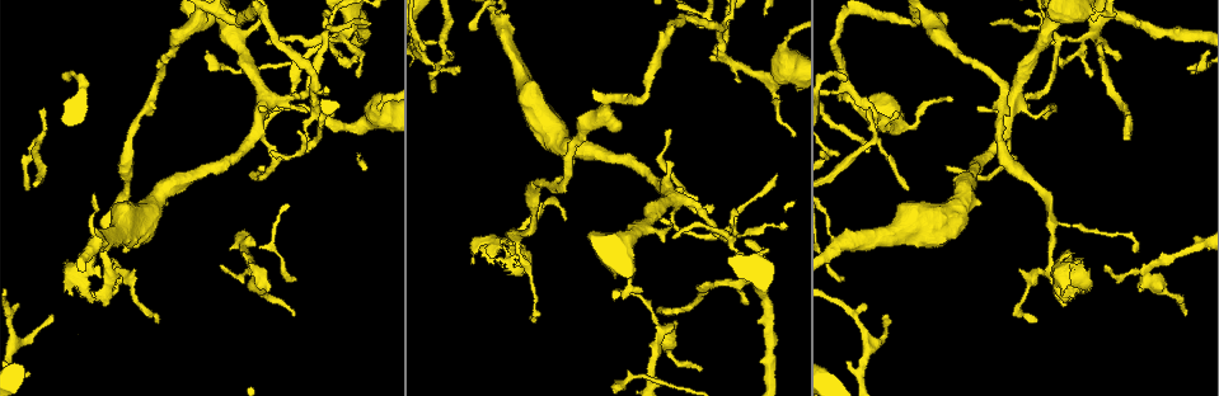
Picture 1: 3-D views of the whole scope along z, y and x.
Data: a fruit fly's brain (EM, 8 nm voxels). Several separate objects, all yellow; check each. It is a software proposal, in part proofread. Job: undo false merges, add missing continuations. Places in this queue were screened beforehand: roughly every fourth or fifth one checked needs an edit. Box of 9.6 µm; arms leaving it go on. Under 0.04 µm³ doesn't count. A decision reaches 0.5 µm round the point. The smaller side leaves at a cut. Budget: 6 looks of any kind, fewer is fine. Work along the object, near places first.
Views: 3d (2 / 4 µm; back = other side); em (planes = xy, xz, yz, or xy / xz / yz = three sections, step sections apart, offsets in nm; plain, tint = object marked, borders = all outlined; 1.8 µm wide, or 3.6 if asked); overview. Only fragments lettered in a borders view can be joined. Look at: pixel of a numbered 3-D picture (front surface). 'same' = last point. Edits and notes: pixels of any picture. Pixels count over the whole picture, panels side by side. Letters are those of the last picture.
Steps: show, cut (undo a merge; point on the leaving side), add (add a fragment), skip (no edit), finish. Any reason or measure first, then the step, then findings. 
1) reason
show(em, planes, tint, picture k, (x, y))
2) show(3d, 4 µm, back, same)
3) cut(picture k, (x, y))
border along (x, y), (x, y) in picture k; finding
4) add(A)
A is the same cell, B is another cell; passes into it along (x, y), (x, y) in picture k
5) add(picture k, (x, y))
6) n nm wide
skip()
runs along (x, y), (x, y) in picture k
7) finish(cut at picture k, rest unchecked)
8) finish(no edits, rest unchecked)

abrupt turn
show(em, xz, step 16, tint, picture 1, (1057, 40))

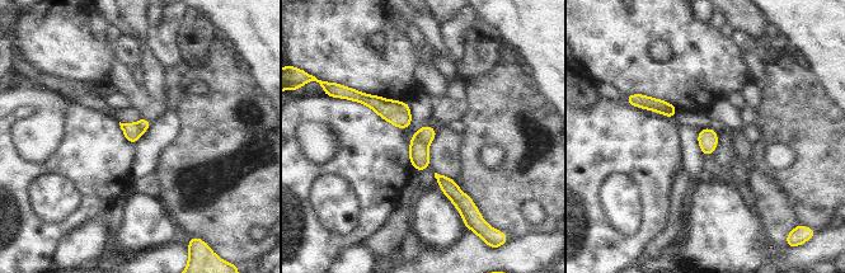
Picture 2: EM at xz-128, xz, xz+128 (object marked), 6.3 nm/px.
another direction
show(em, xy, step 4, tint, same)

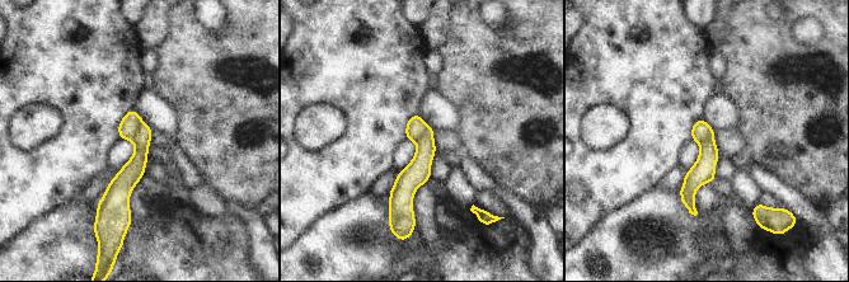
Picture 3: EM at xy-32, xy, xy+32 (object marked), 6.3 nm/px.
see the neighbours
show(em, xy, step 4, borders, same)

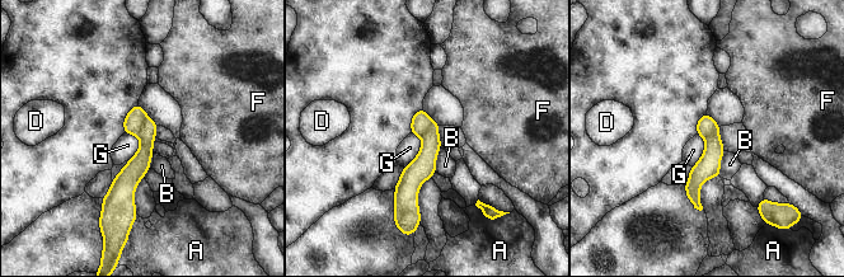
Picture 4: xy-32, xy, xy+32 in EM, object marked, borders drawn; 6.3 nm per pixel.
cut(picture 4, (136, 116))
A, B, D, F and G are other cells; a second cell is stuck on

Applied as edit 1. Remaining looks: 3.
show(overview)

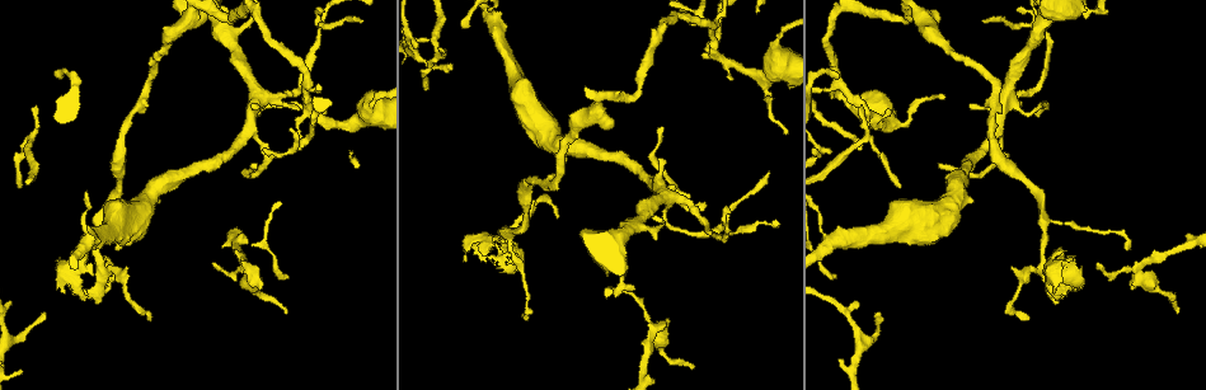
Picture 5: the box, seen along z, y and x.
arms part here
show(em, planes, tint, picture 5, (303, 87))

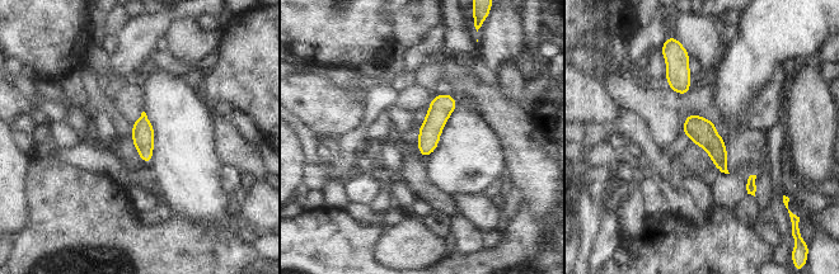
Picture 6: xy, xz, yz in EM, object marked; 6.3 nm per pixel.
what lies round it
show(em, planes, borders, same)

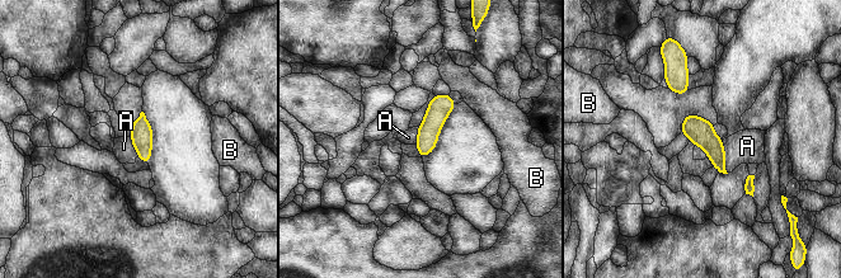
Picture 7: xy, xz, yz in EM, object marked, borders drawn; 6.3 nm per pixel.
skip()
A and B are other cells; runs along (446, 97), (428, 130), (422, 152) in picture 7; one cell here

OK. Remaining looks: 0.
finish(cut at picture 4, rest unchecked)

